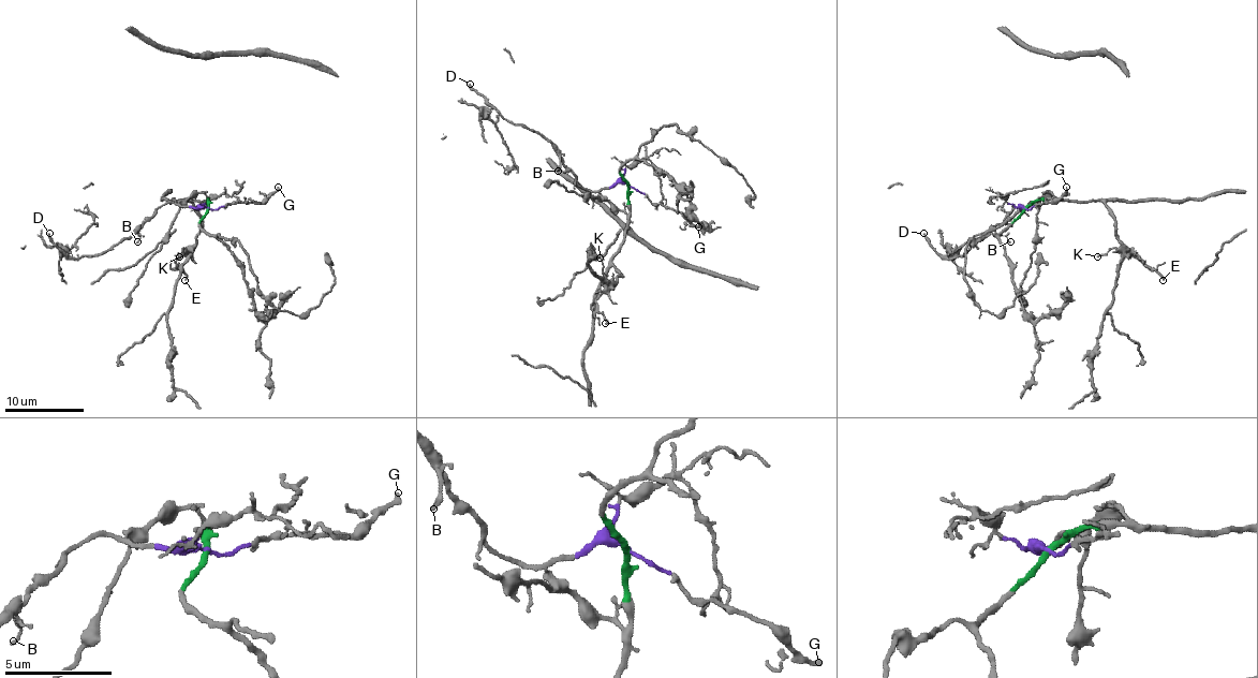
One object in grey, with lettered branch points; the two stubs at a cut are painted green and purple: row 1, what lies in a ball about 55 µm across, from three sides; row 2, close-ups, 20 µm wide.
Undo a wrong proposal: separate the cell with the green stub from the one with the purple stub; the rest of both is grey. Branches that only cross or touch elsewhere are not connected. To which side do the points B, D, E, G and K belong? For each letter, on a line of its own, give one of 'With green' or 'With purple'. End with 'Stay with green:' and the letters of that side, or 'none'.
B: With purple
D: With purple
E: With green
G: With purple
K: With green
Stay with green: E, K

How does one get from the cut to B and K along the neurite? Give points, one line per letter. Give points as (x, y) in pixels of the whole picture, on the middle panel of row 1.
B: (627, 186), (612, 183), (596, 191), (585, 190), (559, 156), (557, 170)
K: (627, 186), (630, 221), (624, 242), (612, 261), (622, 275), (616, 280), (606, 278), (601, 256)

